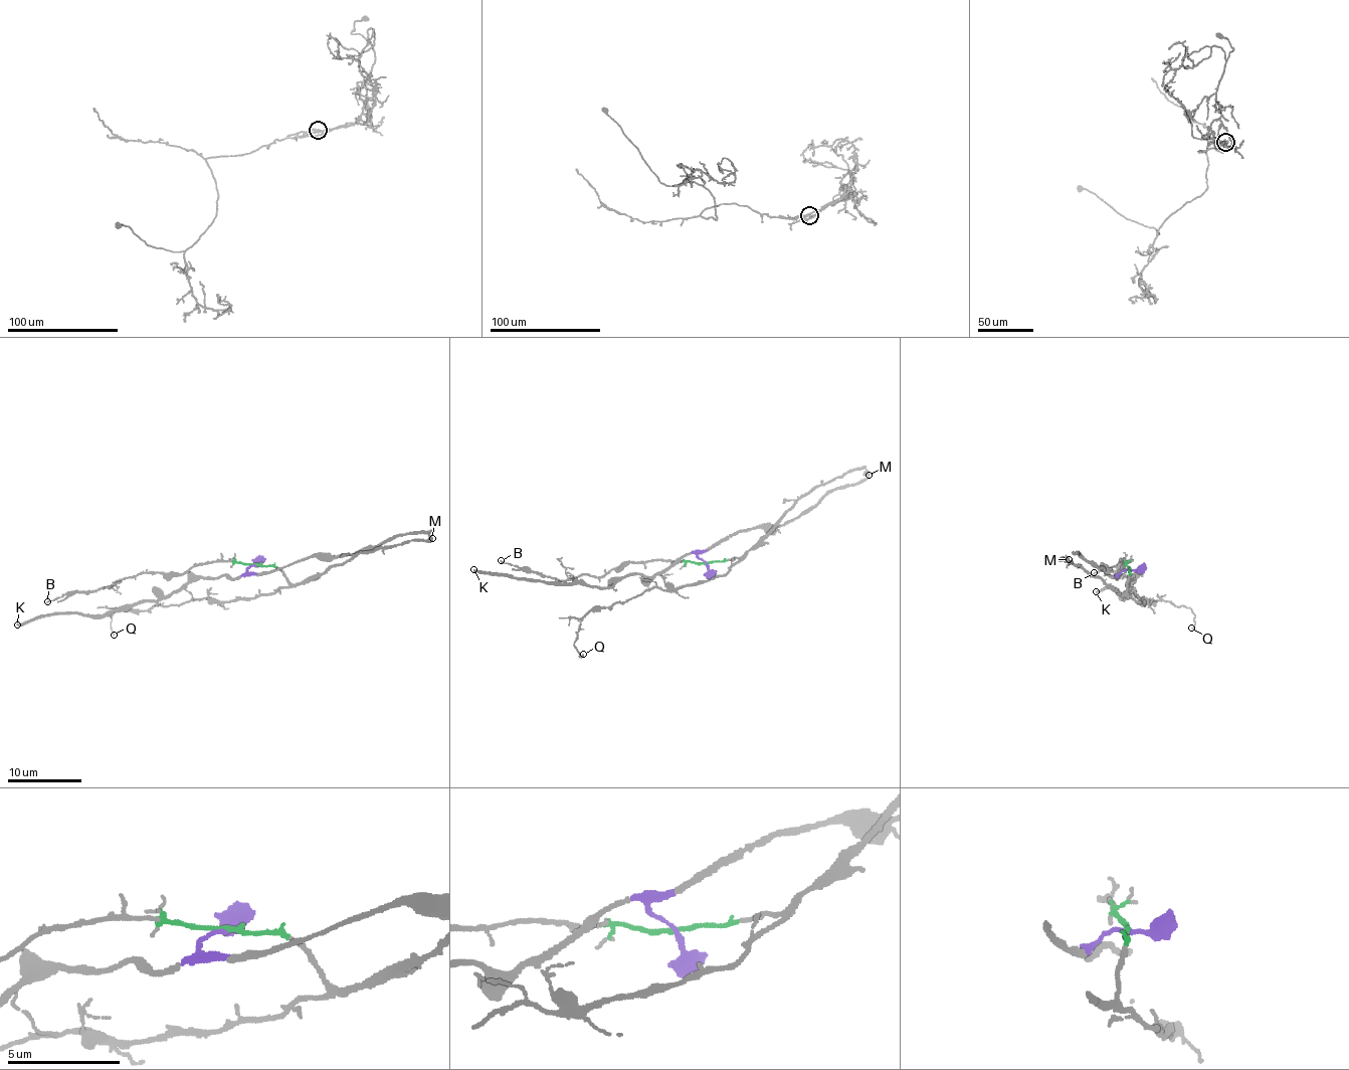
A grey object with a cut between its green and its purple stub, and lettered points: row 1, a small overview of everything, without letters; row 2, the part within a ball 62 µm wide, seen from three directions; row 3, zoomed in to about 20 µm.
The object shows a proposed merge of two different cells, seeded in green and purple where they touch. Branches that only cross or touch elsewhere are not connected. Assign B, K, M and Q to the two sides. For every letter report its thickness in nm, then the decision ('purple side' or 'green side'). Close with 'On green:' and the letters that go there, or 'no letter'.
B: 130 nm | green side
K: 260 nm | purple side
M: 440 nm | green side
Q: 120 nm | green side
On green: B, M, Q

